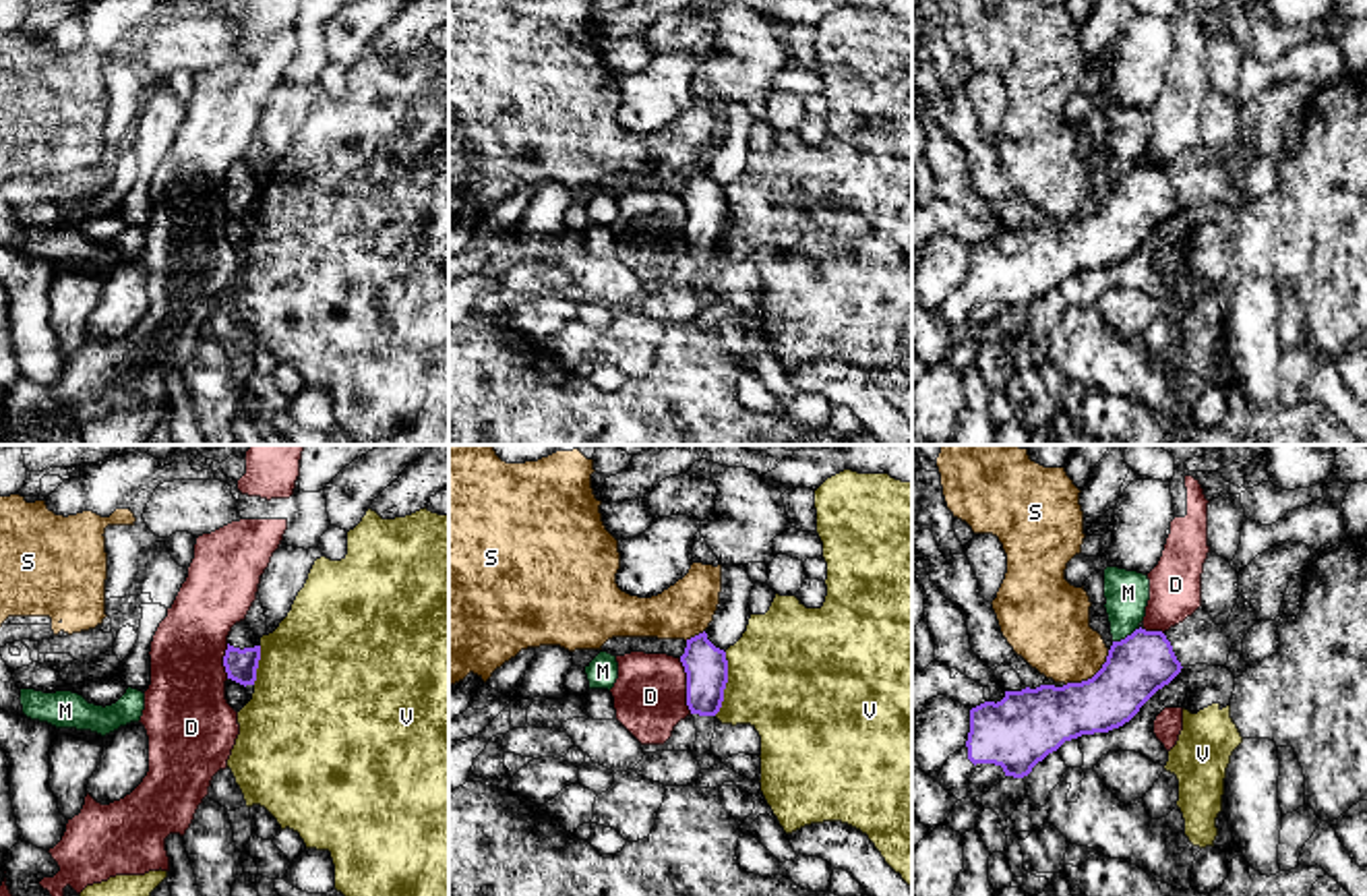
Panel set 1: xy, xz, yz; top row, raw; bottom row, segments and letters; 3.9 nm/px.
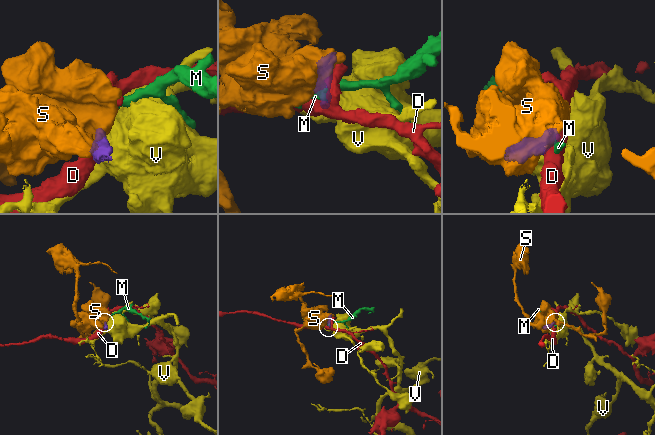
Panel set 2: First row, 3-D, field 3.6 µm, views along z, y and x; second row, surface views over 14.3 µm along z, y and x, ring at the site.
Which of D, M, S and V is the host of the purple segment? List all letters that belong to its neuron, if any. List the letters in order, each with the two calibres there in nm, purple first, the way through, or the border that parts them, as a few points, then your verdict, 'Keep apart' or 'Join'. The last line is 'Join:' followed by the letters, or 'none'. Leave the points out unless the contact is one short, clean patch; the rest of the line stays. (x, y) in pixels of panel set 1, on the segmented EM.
D: Thickness 170 nm (purple) against 280 nm. Boundary: xz (679, 659), (685, 671), (685, 704), (691, 712). Keep apart
M: Thickness 240 nm (purple) against 170 nm. Boundary: yz (1140, 628), (1113, 642). Keep apart
S: Thickness 240 nm (purple) against 300 nm. Boundary: yz (1109, 650), (1103, 665), (1090, 677), (1066, 685). Keep apart
V: Thickness 170 nm (purple) against 480 nm. Keep apart
Join: none

